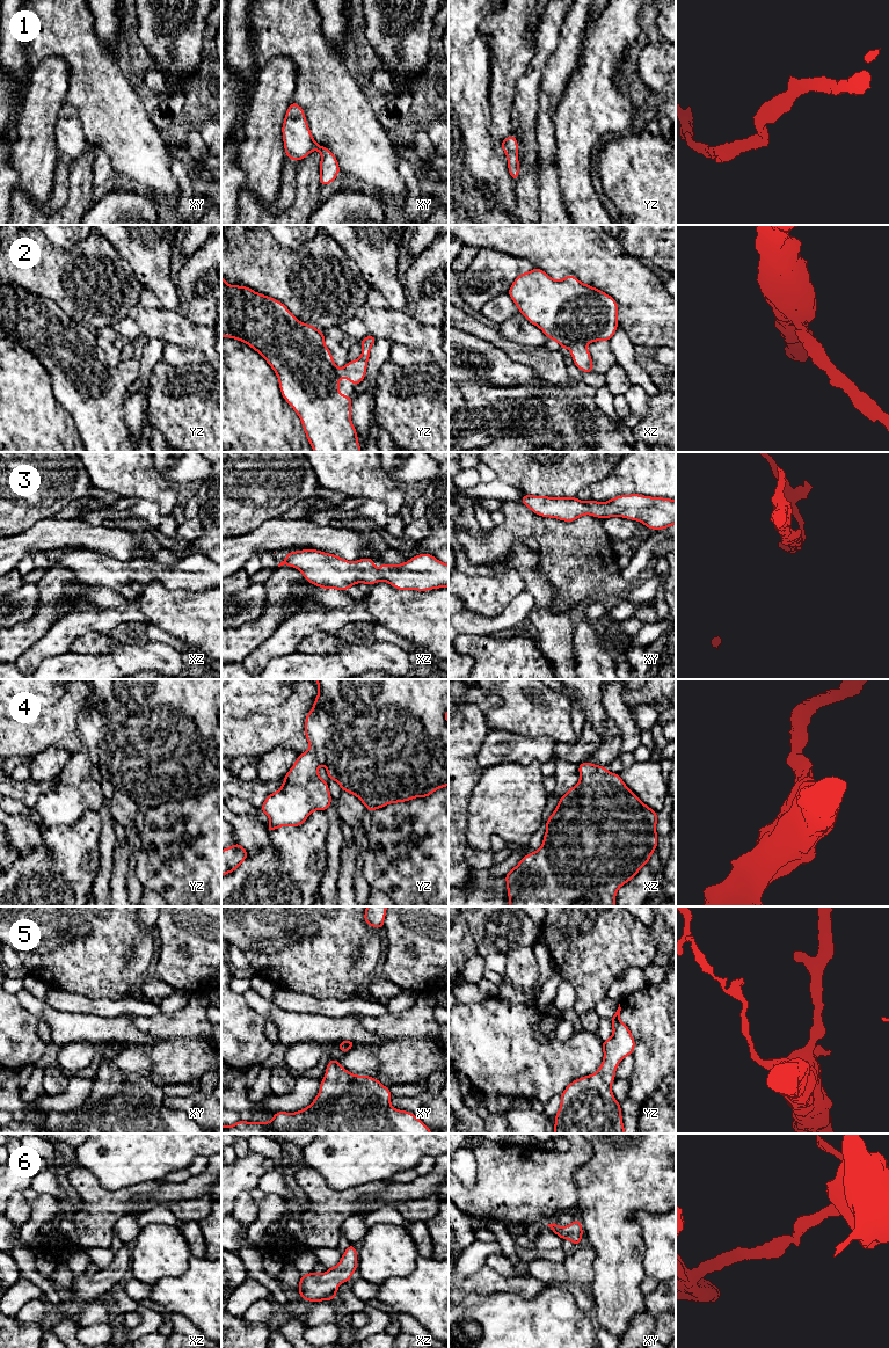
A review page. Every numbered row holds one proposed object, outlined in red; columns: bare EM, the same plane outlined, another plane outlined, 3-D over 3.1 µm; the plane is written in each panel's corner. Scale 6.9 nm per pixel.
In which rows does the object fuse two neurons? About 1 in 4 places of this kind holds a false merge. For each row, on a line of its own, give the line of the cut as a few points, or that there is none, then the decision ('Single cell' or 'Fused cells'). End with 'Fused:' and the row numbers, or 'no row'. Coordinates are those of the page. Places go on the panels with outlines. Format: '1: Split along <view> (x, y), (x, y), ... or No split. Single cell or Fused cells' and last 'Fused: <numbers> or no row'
1: No split. Single cell
2: No split. Single cell
3: No split. Single cell
4: No split. Single cell
5: No split. Single cell
6: No split. Single cell
Fused: no row

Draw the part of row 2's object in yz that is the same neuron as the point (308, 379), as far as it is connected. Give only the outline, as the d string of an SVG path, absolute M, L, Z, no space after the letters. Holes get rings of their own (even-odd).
M221 276L221 337L231 337L247 343L256 350L272 367L278 377L282 396L300 417L304 431L314 452L362 452L357 431L351 422L351 395L340 393L340 377L351 381L354 387L365 379L365 372L376 336L360 341L362 356L348 362L344 367L335 365L330 350L325 344L325 333L312 325L301 323L280 301L257 293L249 287L228 285Z

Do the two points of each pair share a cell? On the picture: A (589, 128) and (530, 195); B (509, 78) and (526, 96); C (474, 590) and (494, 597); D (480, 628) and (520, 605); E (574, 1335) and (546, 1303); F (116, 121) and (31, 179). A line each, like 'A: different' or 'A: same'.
A: different
B: different
C: same
D: same
E: same
F: different

